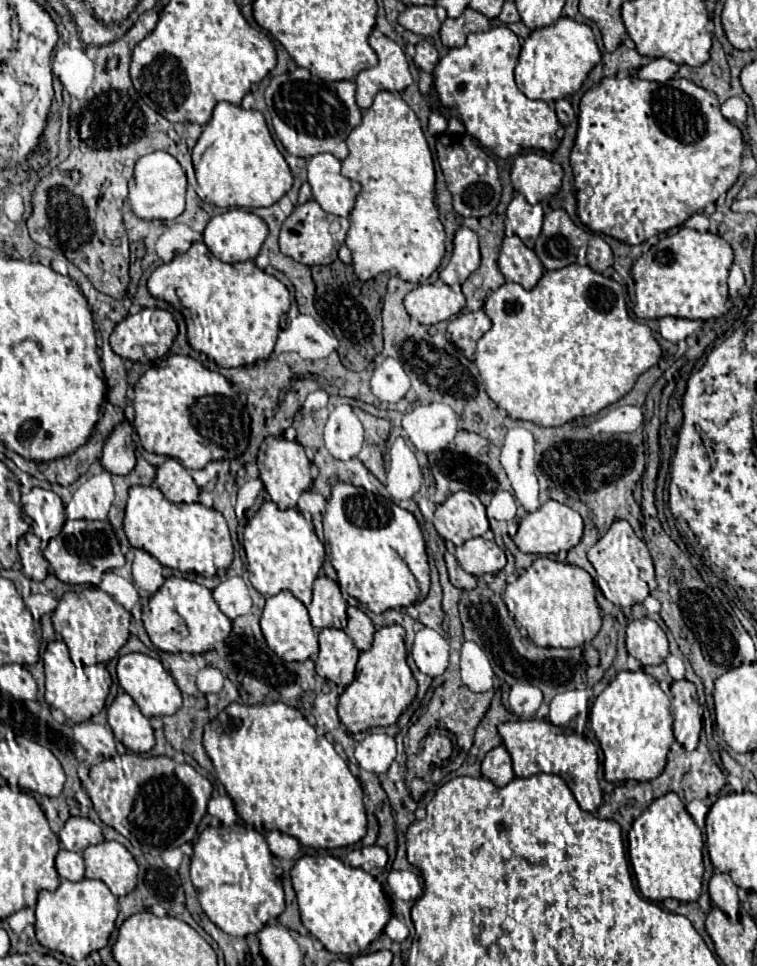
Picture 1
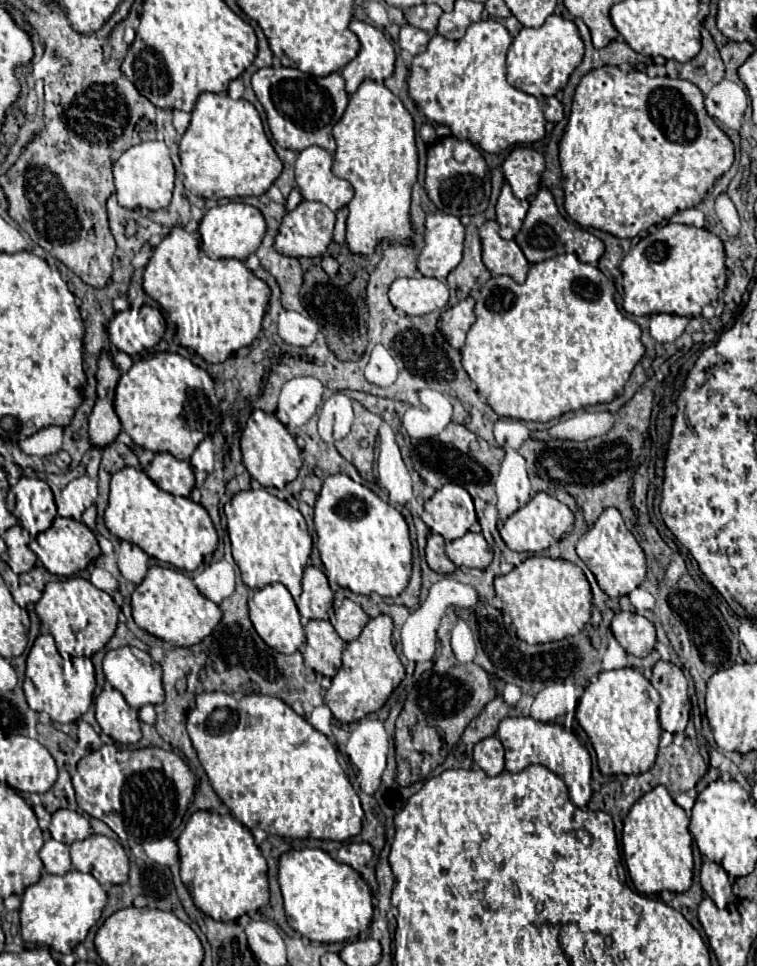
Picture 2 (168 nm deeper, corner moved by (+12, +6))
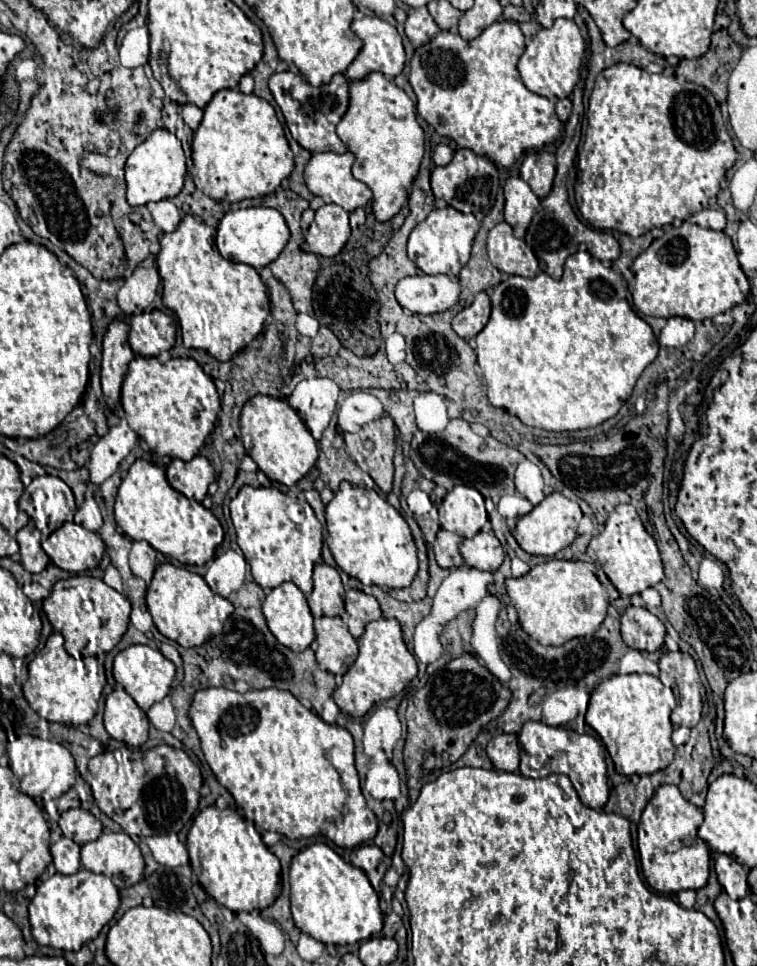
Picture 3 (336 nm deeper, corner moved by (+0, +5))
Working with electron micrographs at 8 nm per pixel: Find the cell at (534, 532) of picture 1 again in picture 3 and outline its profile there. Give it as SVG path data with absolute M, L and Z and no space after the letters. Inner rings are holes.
M552 493L518 521L516 531L514 531L514 539L530 555L552 557L576 539L576 529L578 529L580 519L582 519L582 511L580 511L578 503L566 499L562 493Z

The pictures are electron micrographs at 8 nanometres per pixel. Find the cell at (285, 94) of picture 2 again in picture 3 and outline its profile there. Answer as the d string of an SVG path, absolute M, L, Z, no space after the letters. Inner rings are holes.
M284 71L284 73L274 73L270 77L268 85L274 95L276 105L282 109L282 115L284 115L284 121L286 121L290 133L298 141L298 145L302 145L310 153L318 153L318 151L346 153L348 151L336 133L336 125L348 111L348 103L350 103L350 83L344 75L338 73L338 75L334 75L334 79L330 83L314 87L304 77L292 73L292 71Z

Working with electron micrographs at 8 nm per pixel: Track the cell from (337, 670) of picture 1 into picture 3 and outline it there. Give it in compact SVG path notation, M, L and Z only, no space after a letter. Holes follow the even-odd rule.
M324 617L314 621L316 627L316 659L320 669L332 675L344 675L354 663L354 651L358 655L358 643L350 635L346 623L340 617Z

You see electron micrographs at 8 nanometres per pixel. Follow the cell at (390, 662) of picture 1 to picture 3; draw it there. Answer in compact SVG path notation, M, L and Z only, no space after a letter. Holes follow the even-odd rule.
M382 617L378 621L368 623L358 643L360 643L360 655L354 661L354 665L346 671L342 685L336 687L332 695L336 705L352 717L364 717L376 703L398 695L418 673L416 659L408 651L402 639L402 627L396 619Z

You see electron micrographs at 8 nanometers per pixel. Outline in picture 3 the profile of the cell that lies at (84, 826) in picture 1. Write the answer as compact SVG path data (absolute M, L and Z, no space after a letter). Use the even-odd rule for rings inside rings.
M68 809L60 817L60 829L64 837L76 841L78 845L84 845L88 841L96 841L102 833L102 823L84 809Z

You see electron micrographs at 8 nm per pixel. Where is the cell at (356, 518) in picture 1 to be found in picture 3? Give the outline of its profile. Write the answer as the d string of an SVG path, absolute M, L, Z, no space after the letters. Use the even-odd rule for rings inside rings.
M342 481L334 499L326 507L326 529L326 543L338 567L362 581L362 585L404 589L414 581L418 573L418 557L412 531L404 517L374 489Z

